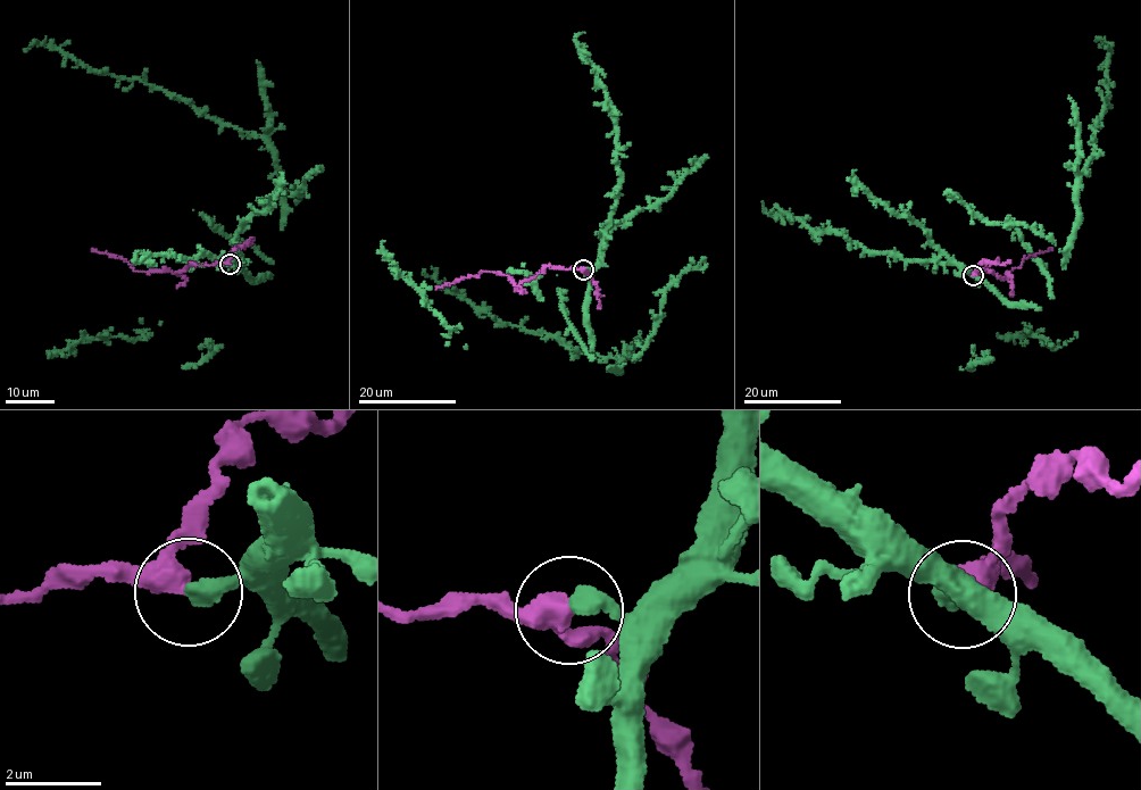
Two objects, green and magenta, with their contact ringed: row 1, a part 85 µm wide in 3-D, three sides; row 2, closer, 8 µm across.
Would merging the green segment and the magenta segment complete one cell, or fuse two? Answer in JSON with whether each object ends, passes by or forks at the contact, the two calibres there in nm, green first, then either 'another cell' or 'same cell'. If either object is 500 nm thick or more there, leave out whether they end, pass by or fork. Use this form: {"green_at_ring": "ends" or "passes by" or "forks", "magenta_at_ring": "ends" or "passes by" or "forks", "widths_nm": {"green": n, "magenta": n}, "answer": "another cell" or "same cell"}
{"green_at_ring": "ends", "magenta_at_ring": "passes by", "widths_nm": {"green": 360, "magenta": 360}, "answer": "another cell"}

